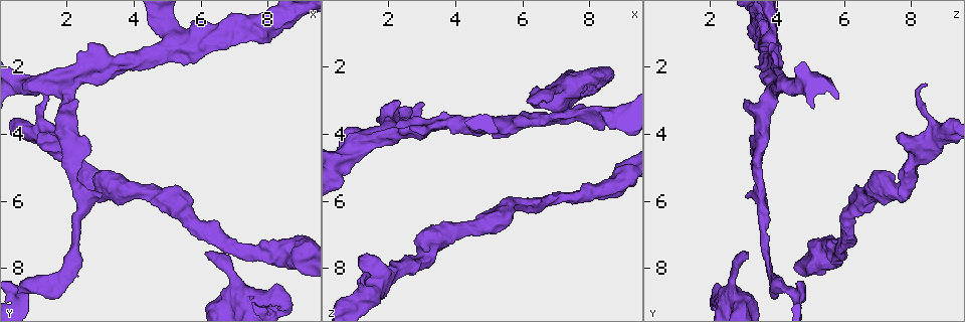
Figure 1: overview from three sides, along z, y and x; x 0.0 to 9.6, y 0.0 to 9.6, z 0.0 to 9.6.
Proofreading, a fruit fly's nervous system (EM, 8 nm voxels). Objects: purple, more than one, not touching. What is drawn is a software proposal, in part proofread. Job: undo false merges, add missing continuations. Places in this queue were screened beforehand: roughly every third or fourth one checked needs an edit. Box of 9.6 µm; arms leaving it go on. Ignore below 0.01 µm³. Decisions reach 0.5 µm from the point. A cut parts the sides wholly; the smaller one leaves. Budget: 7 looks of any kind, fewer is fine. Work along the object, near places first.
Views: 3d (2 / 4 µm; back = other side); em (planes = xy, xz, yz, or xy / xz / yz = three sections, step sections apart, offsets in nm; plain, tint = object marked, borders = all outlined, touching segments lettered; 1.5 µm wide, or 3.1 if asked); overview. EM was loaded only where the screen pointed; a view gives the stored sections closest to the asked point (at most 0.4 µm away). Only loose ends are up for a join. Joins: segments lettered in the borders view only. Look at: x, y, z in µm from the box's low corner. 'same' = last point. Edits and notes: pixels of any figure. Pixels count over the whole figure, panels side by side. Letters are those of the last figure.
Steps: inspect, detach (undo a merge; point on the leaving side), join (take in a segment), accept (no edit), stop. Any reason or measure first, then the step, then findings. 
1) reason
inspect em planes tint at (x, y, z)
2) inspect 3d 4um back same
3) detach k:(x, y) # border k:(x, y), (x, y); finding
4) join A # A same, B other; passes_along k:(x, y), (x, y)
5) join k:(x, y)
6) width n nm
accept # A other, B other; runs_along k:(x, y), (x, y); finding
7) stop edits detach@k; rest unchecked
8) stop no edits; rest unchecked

abrupt turn
inspect em yz step 4 borders at (0.65, 8.85, 4.60)

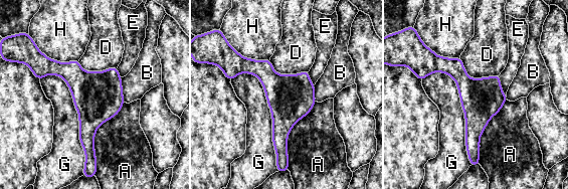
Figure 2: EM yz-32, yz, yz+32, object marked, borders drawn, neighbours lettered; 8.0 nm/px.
width 340 nm
accept # A other, B other, D other, E other, G other, H other; border 2:(436, 70), (456, 85), (470, 163); all the same neuron

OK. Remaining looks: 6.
free end
inspect em planes tint at (2.30, 3.00, 3.05)

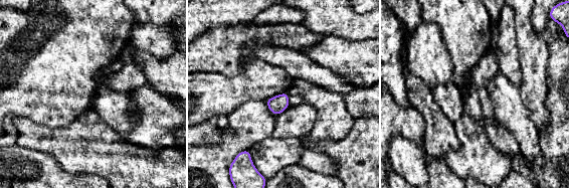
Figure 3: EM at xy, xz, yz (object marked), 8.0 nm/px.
inspect em planes borders same

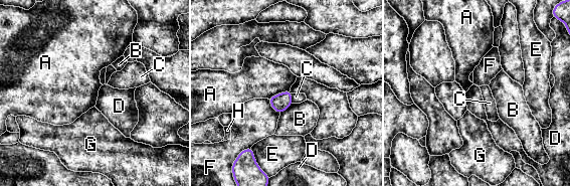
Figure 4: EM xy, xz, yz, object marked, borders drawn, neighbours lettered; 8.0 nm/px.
longest_contact A 200 nm
accept # A other, B other, C other, D other, E other, F other, G other, H other; border 4:(266, 99), (270, 106), (279, 114); no lettered segment goes on from it

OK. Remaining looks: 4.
free end
inspect em xy step 8 tint at (1.25, 2.55, 8.55)

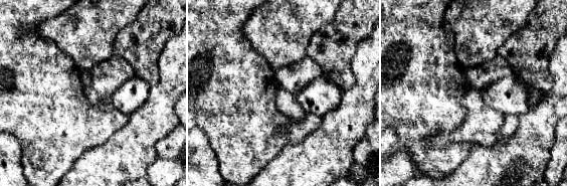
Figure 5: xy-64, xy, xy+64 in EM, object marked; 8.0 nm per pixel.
cut it another way
inspect em planes borders same

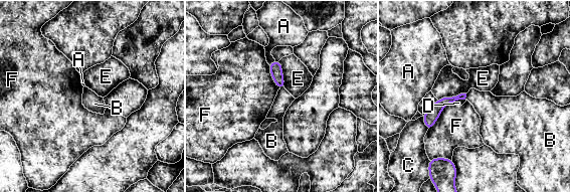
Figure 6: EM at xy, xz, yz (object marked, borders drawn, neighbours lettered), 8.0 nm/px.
longest_contact F 300 nm
accept # A other, B other, C other, D other, E other, F other; runs_along 6:(462, 96), (445, 101), (428, 127); none of them fits

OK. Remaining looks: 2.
stop no edits; rest unchecked

